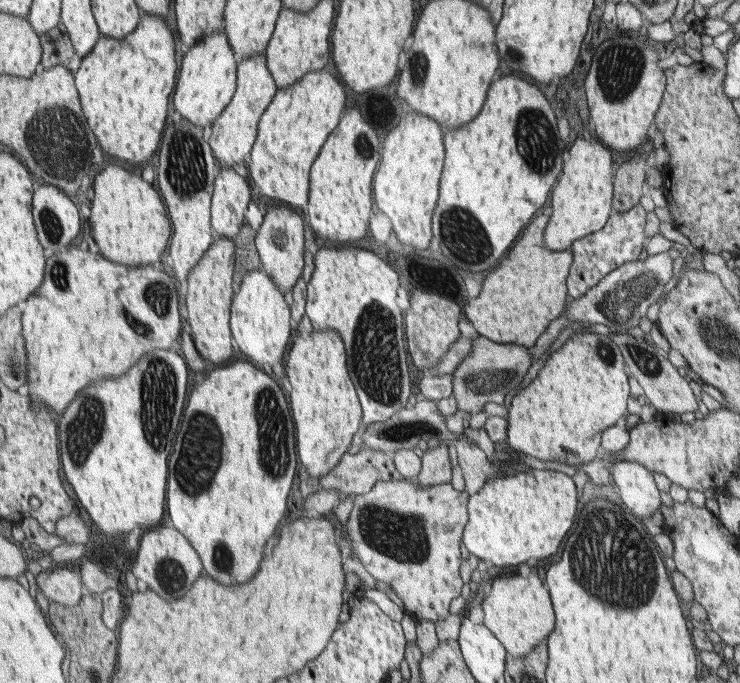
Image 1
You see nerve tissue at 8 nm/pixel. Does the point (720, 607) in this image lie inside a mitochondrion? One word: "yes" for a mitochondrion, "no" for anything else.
no

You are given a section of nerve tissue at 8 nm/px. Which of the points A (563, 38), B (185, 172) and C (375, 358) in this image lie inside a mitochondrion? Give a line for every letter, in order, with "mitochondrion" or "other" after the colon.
A: other
B: mitochondrion
C: mitochondrion

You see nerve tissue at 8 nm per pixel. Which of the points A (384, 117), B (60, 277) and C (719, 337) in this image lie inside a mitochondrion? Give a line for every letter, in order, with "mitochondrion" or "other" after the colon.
A: mitochondrion
B: mitochondrion
C: mitochondrion

